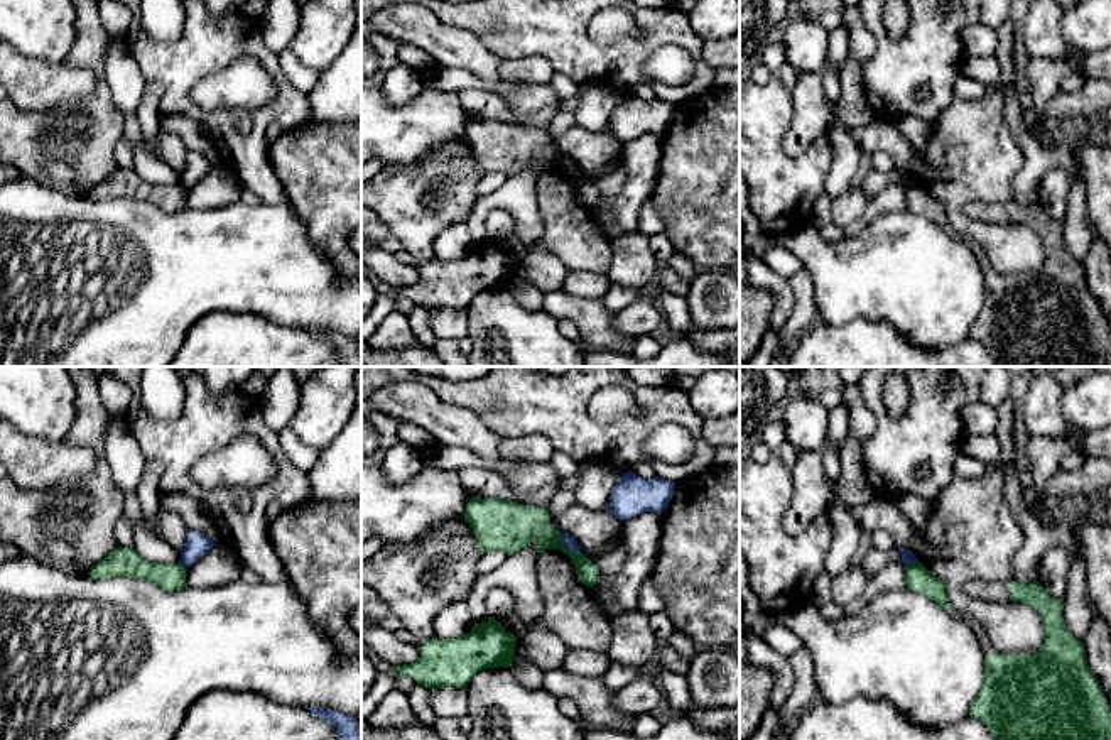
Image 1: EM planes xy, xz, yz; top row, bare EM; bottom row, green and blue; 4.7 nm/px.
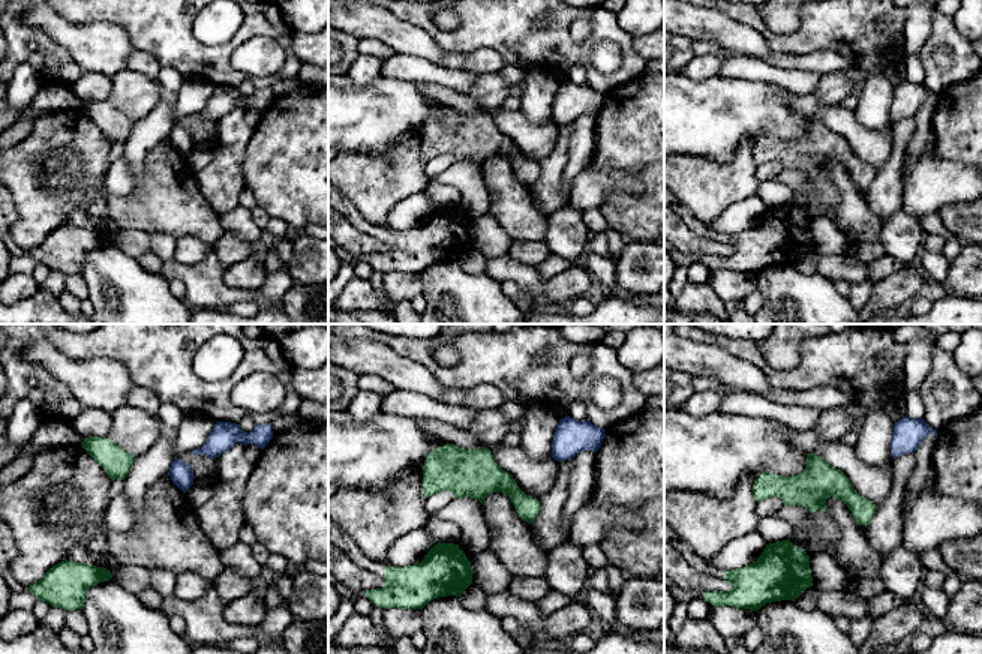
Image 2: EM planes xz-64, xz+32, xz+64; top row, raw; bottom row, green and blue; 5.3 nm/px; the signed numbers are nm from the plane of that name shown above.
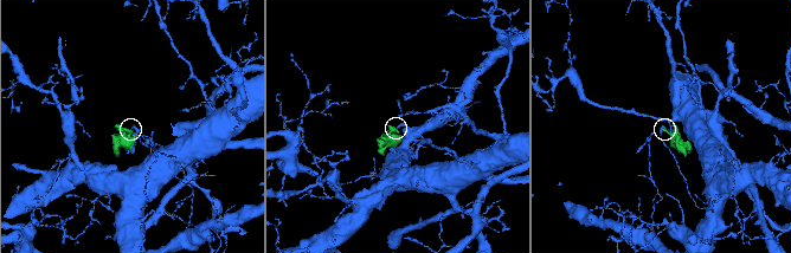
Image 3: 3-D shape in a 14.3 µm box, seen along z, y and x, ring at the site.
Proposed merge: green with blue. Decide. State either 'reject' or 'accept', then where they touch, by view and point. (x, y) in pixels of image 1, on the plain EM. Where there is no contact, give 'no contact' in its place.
reject; meets green in xz at (564, 168)

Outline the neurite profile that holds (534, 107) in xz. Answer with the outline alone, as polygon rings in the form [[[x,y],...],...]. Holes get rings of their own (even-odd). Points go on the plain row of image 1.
[[[515,83],[505,103],[513,122],[532,130],[547,128],[562,110],[562,100],[550,84]]]

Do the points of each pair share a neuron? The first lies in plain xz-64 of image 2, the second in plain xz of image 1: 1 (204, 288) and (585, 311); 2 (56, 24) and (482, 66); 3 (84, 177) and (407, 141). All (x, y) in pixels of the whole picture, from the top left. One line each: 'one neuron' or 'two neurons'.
1: one neuron
2: one neuron
3: two neurons

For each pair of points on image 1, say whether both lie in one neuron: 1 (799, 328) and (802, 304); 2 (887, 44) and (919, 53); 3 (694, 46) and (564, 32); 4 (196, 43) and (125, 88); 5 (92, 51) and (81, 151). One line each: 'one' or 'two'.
1: one
2: one
3: one
4: two
5: one

